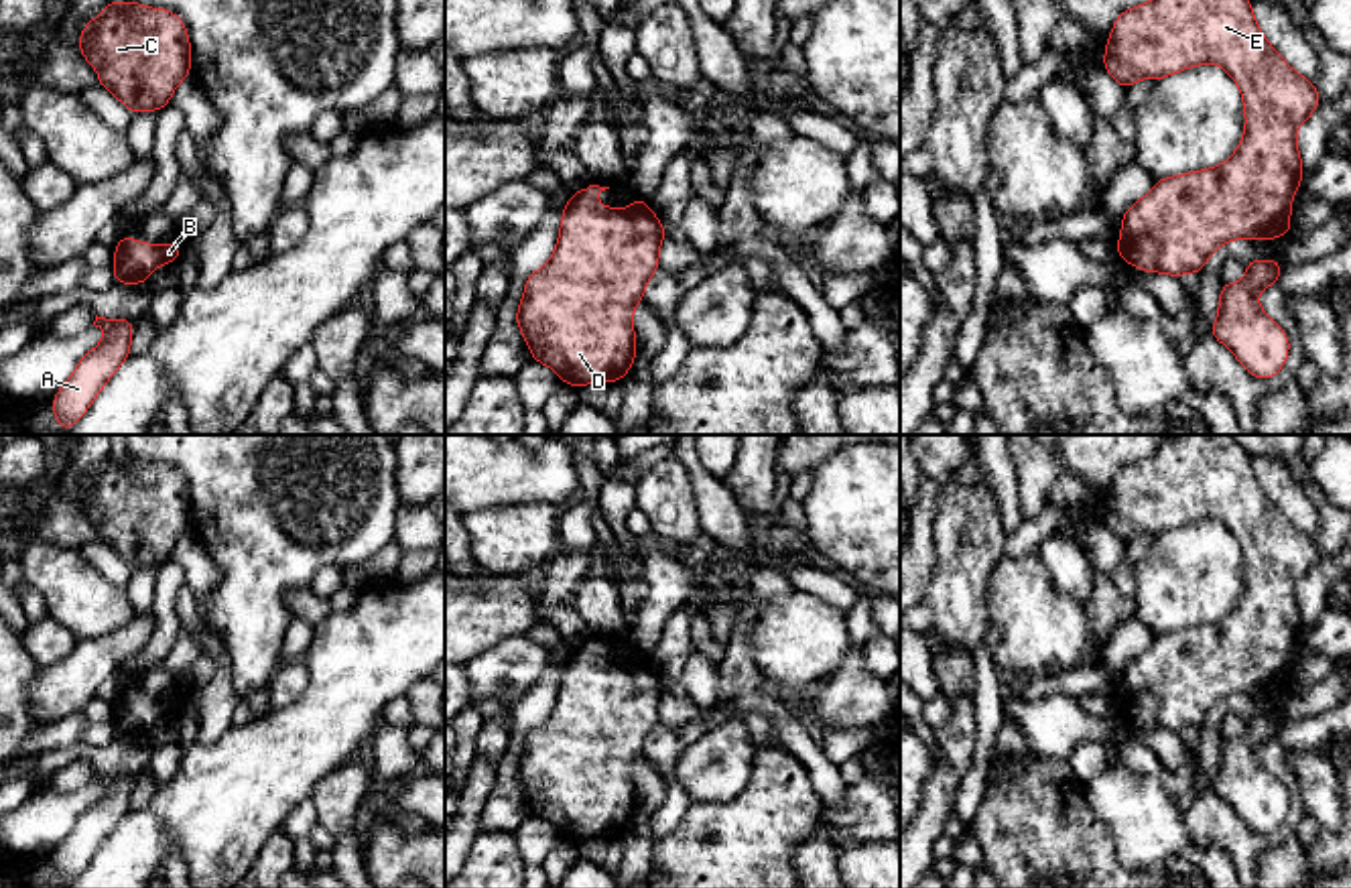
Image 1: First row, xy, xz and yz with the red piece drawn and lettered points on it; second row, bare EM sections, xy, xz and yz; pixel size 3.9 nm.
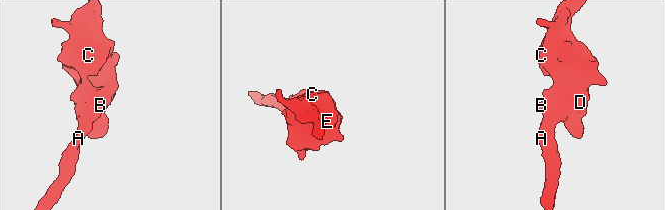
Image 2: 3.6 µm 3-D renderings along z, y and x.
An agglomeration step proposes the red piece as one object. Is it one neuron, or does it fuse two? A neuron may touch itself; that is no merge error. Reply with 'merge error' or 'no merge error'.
no merge error

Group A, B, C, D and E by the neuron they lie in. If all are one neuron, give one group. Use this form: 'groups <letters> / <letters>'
groups A B C D E

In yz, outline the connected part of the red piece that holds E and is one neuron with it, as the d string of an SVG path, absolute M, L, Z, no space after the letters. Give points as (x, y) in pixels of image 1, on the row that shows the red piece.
M1152 0L1123 10L1107 39L1103 69L1128 91L1138 79L1156 83L1203 63L1221 65L1239 85L1245 132L1235 154L1219 167L1158 179L1121 217L1117 258L1144 272L1201 274L1211 252L1229 240L1284 238L1290 205L1304 179L1298 126L1318 110L1314 83L1298 75L1262 35L1249 0Z

